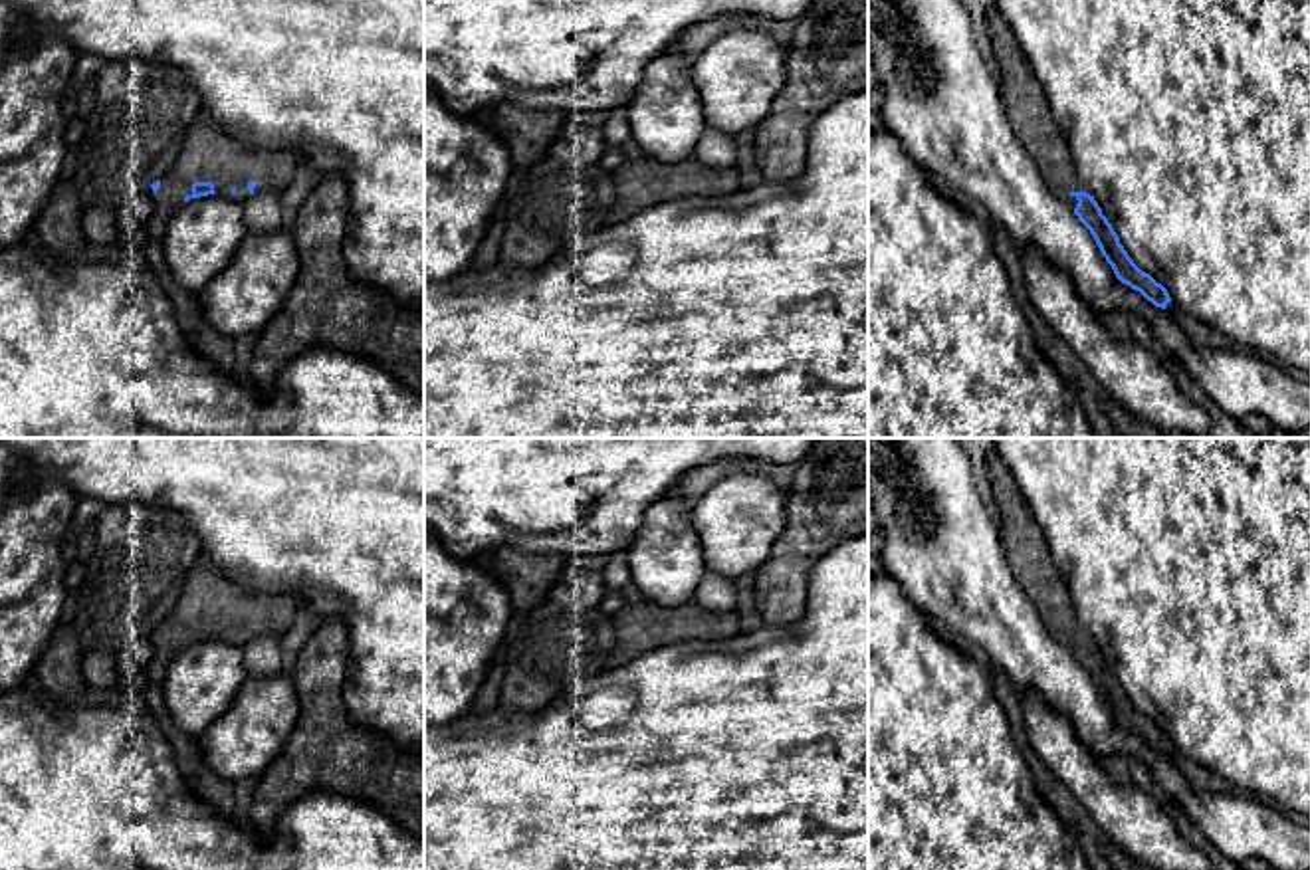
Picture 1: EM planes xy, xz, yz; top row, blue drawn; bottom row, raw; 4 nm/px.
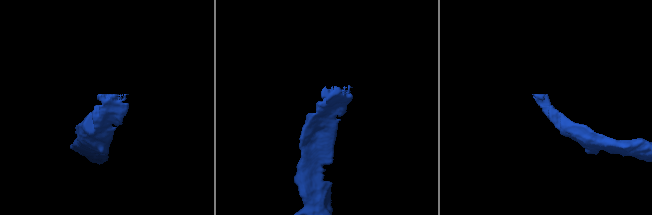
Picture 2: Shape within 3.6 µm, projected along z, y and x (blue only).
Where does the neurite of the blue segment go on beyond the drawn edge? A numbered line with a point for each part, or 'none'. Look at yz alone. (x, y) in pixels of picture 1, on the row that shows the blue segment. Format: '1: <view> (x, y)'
1: yz (1023, 100)

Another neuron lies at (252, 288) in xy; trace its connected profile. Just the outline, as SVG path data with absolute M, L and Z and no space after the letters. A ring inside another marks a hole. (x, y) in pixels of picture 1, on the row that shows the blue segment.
M248 232L230 264L200 291L204 319L226 337L252 337L283 307L295 277L293 232Z

